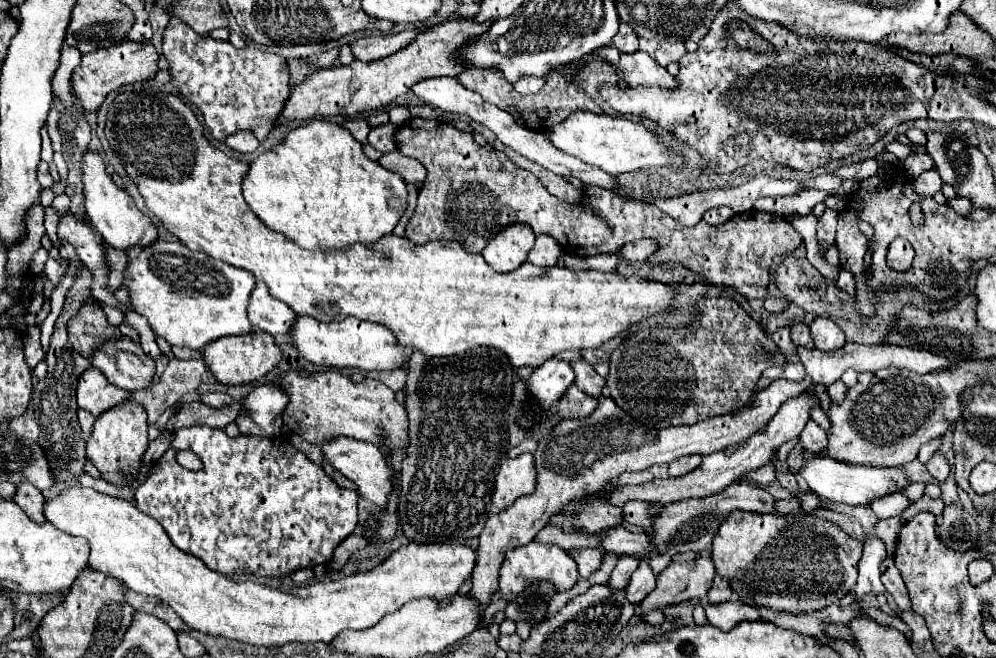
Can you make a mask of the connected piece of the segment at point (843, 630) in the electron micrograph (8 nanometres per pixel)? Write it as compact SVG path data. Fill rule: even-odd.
M823 625L823 631L825 631L829 637L833 637L833 639L837 639L837 637L853 639L851 633L849 633L849 627L847 627L847 625Z

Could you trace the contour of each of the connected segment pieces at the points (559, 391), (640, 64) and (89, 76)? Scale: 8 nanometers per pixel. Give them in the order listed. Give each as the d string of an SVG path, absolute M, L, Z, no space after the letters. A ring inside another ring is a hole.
M547 359L527 379L527 389L535 397L535 401L545 411L549 411L573 381L575 381L575 373L567 361Z
M609 45L609 47L597 49L591 57L605 57L607 61L611 61L617 73L623 75L625 83L631 87L637 87L637 85L657 85L663 89L679 87L679 81L643 51L627 55L627 53L619 53L615 47Z
M125 41L121 45L111 45L107 49L97 49L93 53L83 55L81 65L75 69L73 79L71 79L71 91L73 95L81 101L81 107L87 113L95 113L101 109L105 97L127 85L127 83L135 83L135 81L145 81L151 79L157 73L157 51L151 43L131 43Z

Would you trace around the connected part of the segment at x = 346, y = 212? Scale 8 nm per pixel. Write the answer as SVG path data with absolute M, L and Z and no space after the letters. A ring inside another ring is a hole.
M315 119L311 123L307 123L305 127L297 127L293 131L287 133L285 141L281 145L277 145L273 151L265 151L261 153L249 167L249 173L245 175L243 179L243 197L247 201L247 205L251 207L251 211L267 225L271 227L273 231L279 231L283 233L285 237L289 237L291 241L295 241L299 247L303 249L311 249L311 251L335 251L335 249L351 249L351 245L355 243L361 243L361 245L367 245L367 247L373 247L381 237L385 235L391 235L393 229L397 227L399 219L403 217L403 213L407 211L407 187L405 187L405 181L397 175L397 173L389 173L389 169L381 167L377 161L371 161L365 153L363 153L363 147L359 141L353 139L353 135L337 125L337 123L331 123L331 121L325 121L325 119Z

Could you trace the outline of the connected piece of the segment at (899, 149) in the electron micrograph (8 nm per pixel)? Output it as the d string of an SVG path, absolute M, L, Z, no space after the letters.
M894 141L886 145L885 152L895 155L900 161L902 161L906 158L906 154L911 154L911 149L907 145Z

